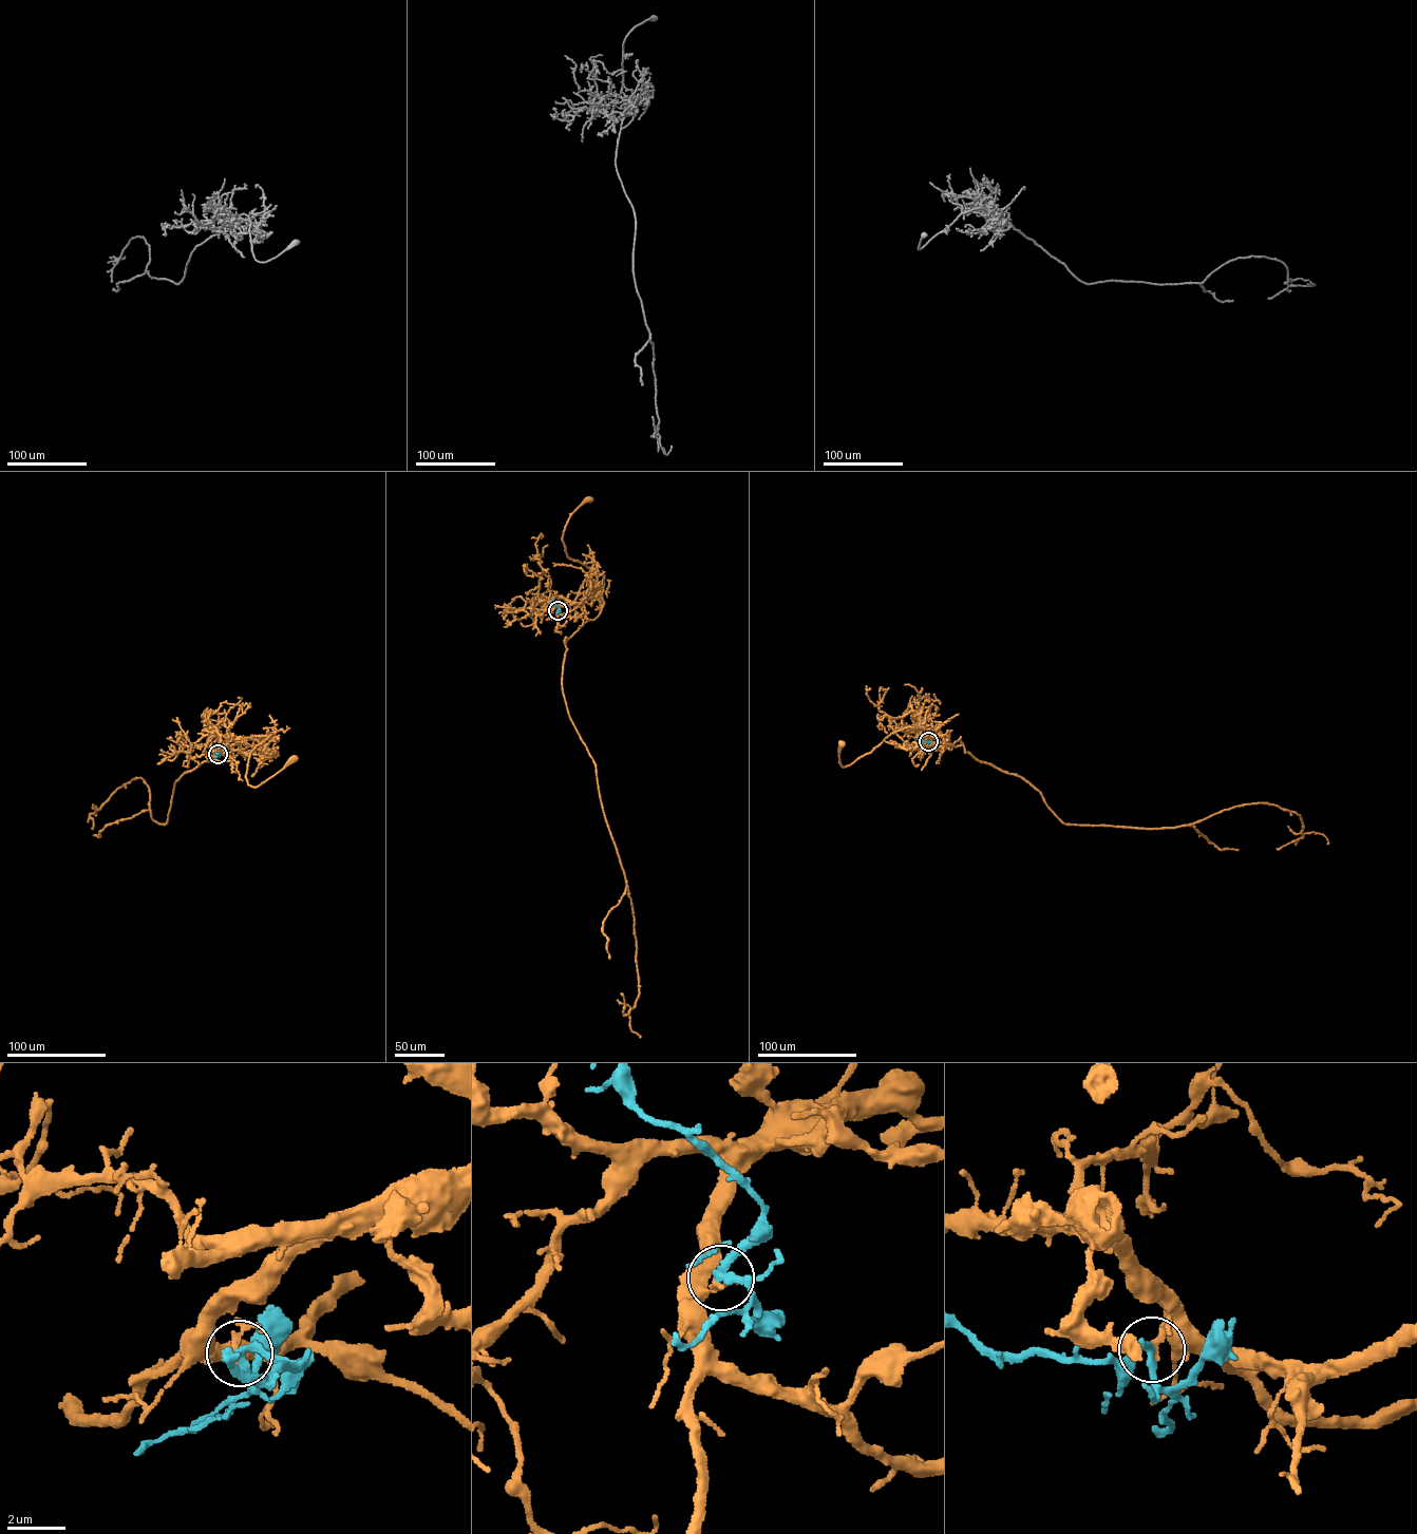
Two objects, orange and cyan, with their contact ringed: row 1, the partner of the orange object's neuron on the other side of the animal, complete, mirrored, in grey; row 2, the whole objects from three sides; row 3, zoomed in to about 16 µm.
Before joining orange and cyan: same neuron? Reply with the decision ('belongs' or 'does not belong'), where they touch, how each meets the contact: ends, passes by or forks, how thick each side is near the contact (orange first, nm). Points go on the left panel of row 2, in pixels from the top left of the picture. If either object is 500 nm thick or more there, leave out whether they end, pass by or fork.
does not belong; at (218, 754); orange ends there; cyan passes by; 200 nm thick on the orange side, 260 nm on the other

